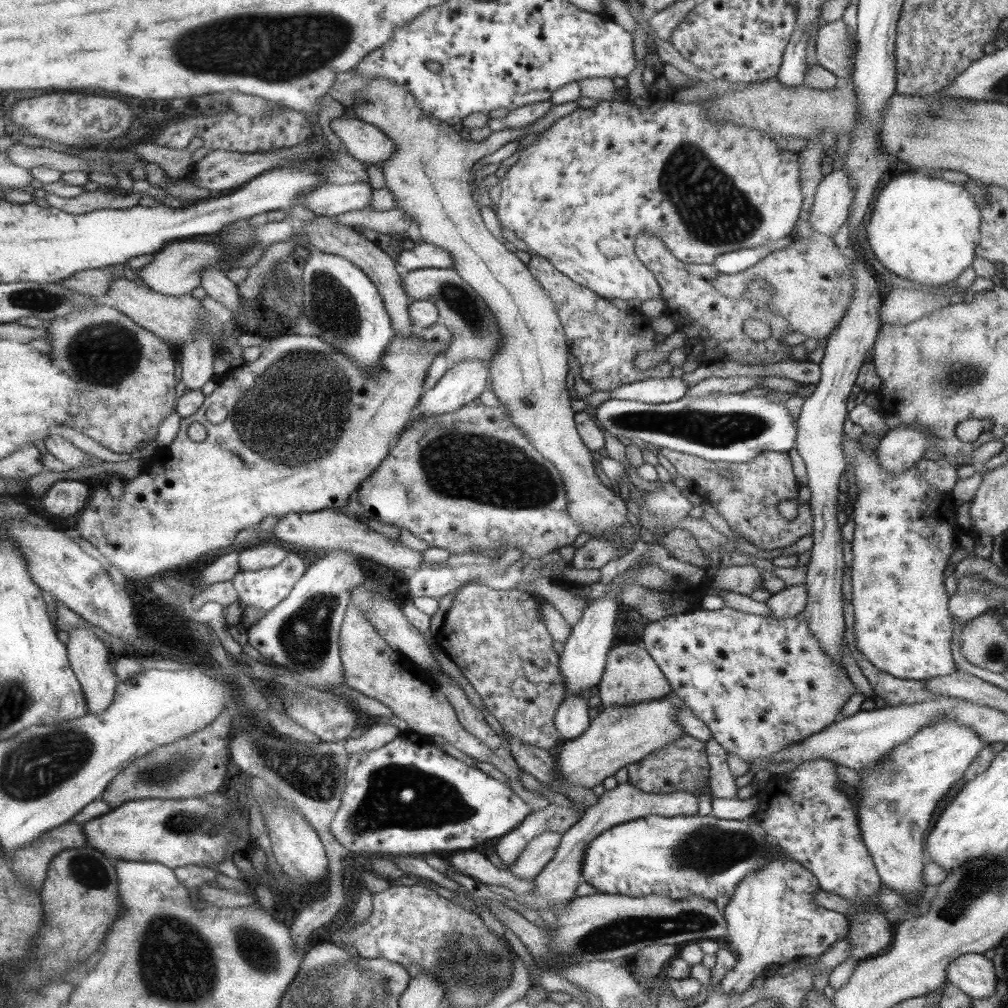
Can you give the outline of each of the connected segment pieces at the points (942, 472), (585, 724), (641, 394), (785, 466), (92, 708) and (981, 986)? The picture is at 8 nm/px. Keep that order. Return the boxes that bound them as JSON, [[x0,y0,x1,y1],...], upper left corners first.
[[916,457,962,492],[554,692,591,740],[610,378,689,404],[660,448,814,550],[66,626,119,714],[947,954,996,999]]

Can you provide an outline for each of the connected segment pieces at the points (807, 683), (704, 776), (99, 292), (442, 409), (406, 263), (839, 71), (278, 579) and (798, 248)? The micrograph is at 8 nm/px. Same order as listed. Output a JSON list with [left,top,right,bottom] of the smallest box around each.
[[640,606,858,761],[625,734,711,795],[59,267,117,297],[418,360,488,416],[396,242,452,271],[816,20,858,81],[231,552,306,615],[714,232,854,338]]

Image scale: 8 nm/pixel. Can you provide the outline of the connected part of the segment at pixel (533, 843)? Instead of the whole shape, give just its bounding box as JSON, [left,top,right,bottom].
[508,831,563,880]

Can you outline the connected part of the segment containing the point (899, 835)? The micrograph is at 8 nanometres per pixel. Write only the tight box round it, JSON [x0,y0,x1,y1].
[850,721,987,920]

